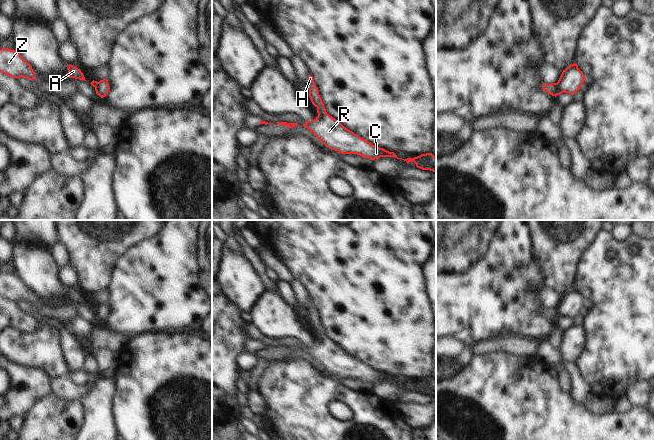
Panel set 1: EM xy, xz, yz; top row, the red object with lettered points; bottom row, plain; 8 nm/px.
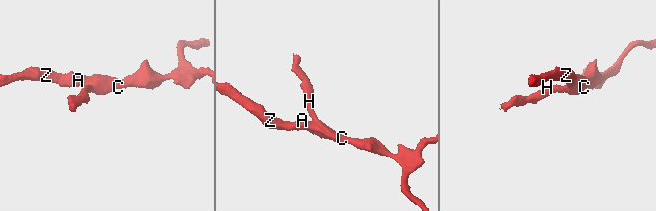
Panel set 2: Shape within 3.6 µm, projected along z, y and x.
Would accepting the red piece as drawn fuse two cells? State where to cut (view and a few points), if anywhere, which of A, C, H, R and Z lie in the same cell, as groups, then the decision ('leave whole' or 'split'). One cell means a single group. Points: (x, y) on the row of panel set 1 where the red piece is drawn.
cut none; groups A C H R Z; leave whole

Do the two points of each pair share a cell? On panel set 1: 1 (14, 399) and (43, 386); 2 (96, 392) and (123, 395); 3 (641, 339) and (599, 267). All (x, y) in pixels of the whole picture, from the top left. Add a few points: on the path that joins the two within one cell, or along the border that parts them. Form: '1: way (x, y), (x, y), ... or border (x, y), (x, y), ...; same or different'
1: way (21, 395), (31, 386), (36, 386); same
2: border (111, 378), (115, 387), (112, 400), (113, 418); different
3: way (641, 321), (641, 309), (617, 285); same

